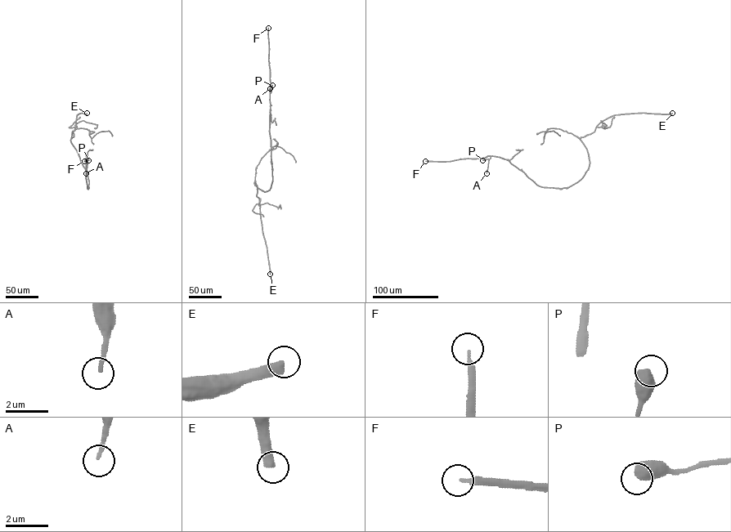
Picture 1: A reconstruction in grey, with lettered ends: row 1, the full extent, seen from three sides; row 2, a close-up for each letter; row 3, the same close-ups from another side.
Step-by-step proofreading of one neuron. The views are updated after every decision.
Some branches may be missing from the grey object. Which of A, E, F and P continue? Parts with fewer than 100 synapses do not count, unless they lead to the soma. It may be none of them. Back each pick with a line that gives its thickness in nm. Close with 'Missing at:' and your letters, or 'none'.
F: Thickness 190 nm
Missing at: F

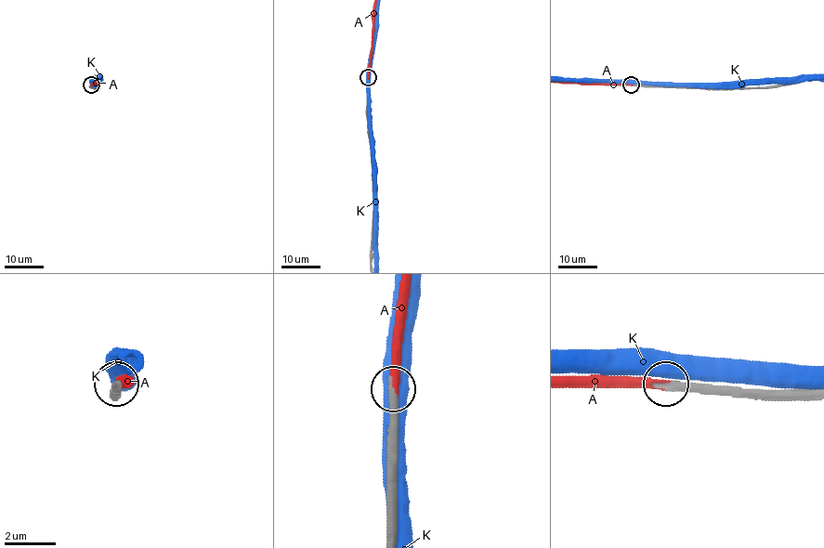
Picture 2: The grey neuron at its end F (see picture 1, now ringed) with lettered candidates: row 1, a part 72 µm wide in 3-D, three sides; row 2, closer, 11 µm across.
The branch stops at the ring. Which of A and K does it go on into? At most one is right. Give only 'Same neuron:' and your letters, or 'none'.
Same neuron: A

